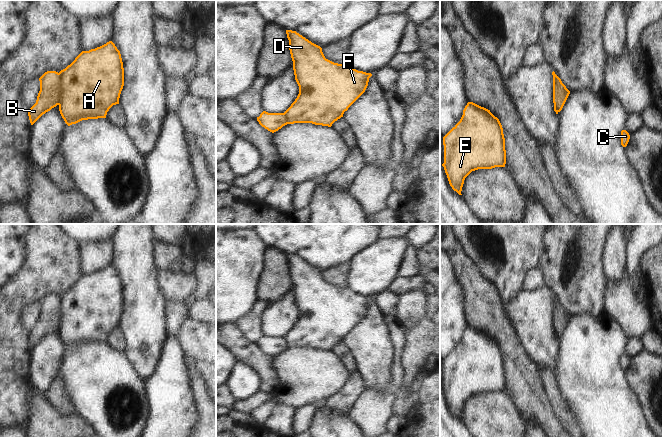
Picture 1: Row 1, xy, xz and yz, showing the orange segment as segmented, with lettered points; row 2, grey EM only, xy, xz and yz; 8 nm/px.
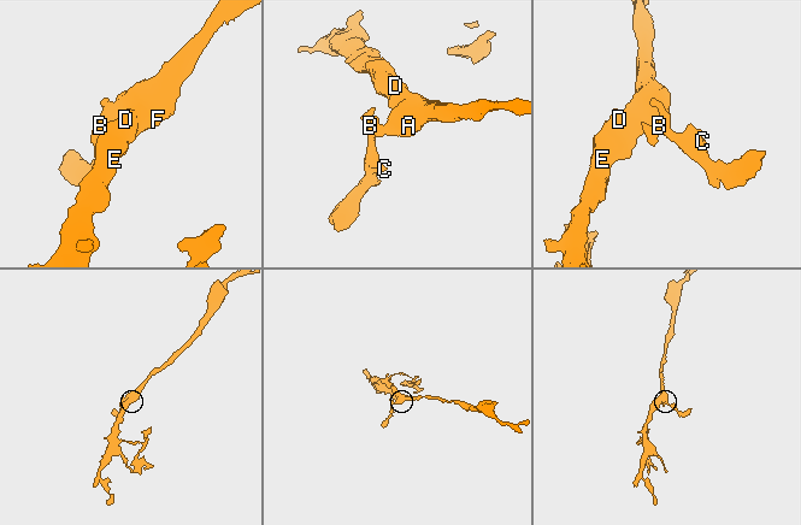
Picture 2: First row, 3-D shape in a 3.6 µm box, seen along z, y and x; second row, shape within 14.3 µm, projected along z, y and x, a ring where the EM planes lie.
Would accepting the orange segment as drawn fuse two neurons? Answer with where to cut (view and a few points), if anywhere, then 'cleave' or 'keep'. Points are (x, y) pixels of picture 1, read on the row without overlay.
cut xy (58, 297), (60, 305), (59, 328); cleave

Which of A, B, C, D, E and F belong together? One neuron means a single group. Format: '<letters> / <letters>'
A D E F / B C

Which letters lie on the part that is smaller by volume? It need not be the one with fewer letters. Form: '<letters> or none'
B, C

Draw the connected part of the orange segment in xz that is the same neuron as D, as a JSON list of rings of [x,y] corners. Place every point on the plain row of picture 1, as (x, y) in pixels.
[[[286,254],[299,318],[283,337],[287,348],[312,347],[331,351],[345,335],[365,316],[371,297],[358,295],[347,287],[338,288],[325,282],[322,272],[296,255]]]

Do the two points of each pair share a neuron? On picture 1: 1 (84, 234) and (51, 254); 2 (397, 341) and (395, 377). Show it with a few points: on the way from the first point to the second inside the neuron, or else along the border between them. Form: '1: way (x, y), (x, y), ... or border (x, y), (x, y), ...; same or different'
1: border (65, 234), (80, 244); different
2: way (397, 350), (396, 368); same

